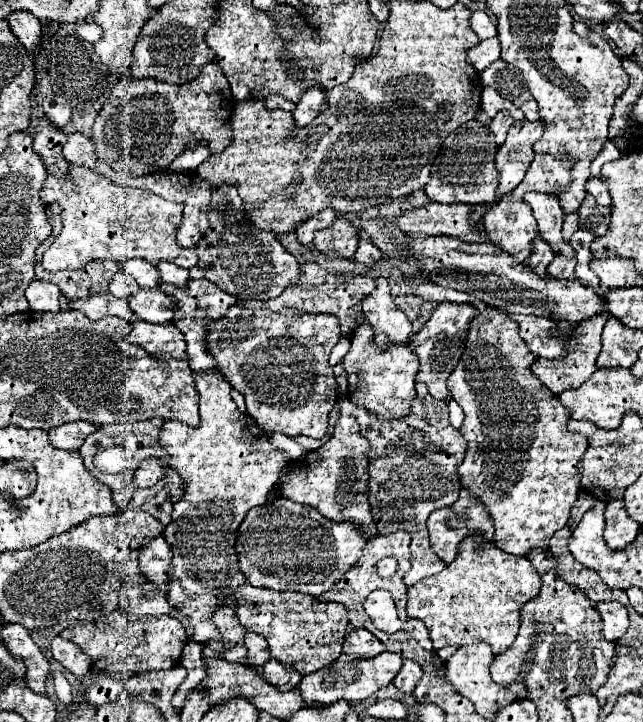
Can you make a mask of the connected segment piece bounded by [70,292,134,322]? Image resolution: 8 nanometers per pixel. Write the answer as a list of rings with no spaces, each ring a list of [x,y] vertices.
[[[104,292],[104,294],[98,294],[98,296],[88,296],[88,298],[82,298],[82,300],[74,300],[70,304],[72,310],[80,310],[84,312],[90,320],[100,320],[108,314],[114,314],[122,320],[130,320],[134,316],[130,304],[110,292]]]

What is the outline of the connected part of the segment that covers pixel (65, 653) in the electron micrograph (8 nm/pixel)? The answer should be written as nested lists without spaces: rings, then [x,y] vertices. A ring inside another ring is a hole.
[[[54,636],[50,640],[50,648],[52,648],[52,656],[66,668],[70,670],[74,676],[78,676],[78,680],[82,680],[82,676],[86,674],[86,670],[90,670],[90,658],[76,648],[76,644],[72,644],[70,640],[62,638],[62,636]]]

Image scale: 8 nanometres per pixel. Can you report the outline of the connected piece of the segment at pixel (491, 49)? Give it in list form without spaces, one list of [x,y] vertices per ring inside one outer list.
[[[498,36],[478,42],[478,44],[476,44],[474,48],[470,48],[470,52],[466,54],[466,60],[468,60],[478,72],[482,72],[488,64],[492,64],[492,62],[498,60],[498,58],[500,58],[500,40],[498,40]]]

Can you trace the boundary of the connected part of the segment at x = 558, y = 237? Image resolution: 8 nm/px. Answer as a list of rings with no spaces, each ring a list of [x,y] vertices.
[[[528,192],[524,200],[534,210],[534,218],[538,222],[540,234],[544,240],[550,242],[554,252],[564,254],[564,256],[574,256],[574,250],[570,248],[570,244],[564,244],[562,234],[560,234],[564,214],[558,206],[558,198],[552,194],[544,194],[544,192]]]

